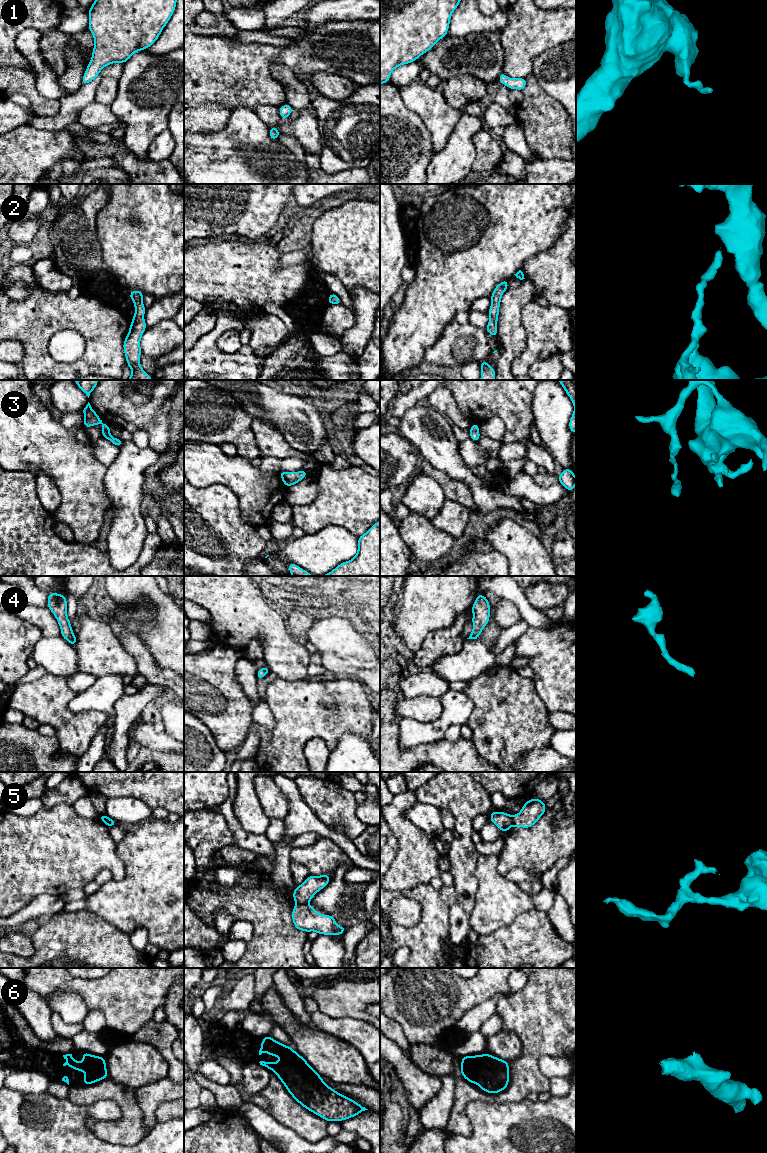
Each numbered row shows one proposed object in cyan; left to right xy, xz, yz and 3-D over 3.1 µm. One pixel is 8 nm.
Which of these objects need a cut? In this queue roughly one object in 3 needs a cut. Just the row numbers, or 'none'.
5

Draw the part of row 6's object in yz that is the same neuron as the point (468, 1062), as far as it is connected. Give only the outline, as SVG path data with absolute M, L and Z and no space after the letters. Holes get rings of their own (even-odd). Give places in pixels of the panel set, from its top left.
M488 1053L461 1058L460 1074L490 1094L504 1091L509 1084L509 1065Z

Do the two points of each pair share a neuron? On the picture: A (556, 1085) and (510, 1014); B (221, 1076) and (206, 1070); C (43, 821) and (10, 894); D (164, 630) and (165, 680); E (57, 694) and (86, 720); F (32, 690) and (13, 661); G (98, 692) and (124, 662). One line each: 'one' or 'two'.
A: two
B: one
C: one
D: two
E: one
F: two
G: two

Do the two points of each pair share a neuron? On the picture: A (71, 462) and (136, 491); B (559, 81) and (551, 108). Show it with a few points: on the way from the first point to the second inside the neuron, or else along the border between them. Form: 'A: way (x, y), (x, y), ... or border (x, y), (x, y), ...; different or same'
A: border (106, 467), (104, 490), (110, 499); different
B: border (537, 81), (565, 109); different

